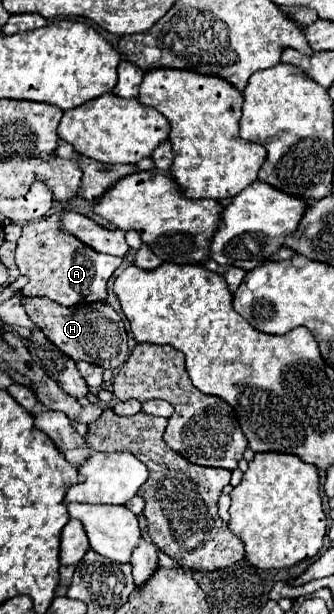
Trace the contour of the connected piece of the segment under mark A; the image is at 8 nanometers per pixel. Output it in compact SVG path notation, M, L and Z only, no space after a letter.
M64 211L26 223L22 227L22 235L16 247L16 265L20 273L30 279L26 287L22 289L22 295L24 297L46 297L64 307L106 301L108 279L120 267L122 259L114 255L96 253L88 249L88 245L80 243L76 237L62 233L58 229L62 215Z

